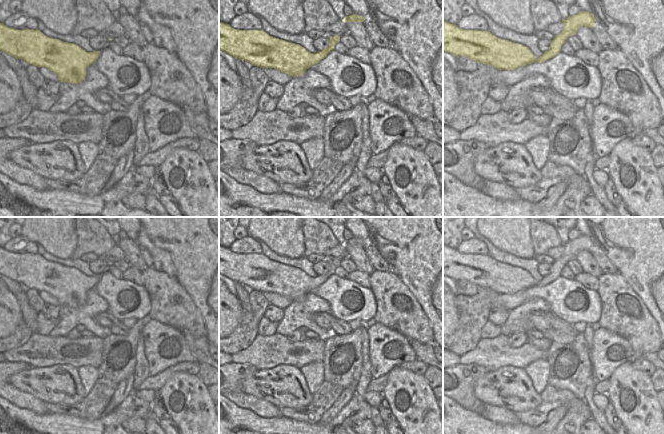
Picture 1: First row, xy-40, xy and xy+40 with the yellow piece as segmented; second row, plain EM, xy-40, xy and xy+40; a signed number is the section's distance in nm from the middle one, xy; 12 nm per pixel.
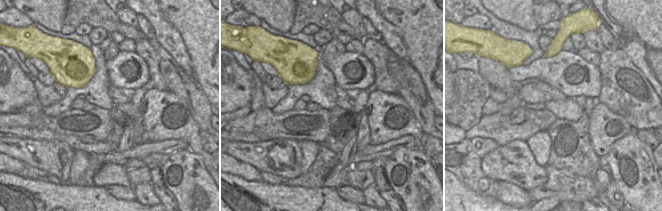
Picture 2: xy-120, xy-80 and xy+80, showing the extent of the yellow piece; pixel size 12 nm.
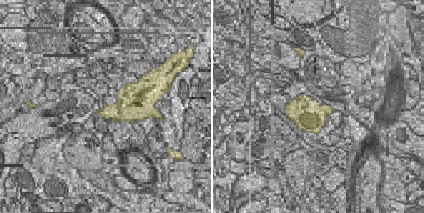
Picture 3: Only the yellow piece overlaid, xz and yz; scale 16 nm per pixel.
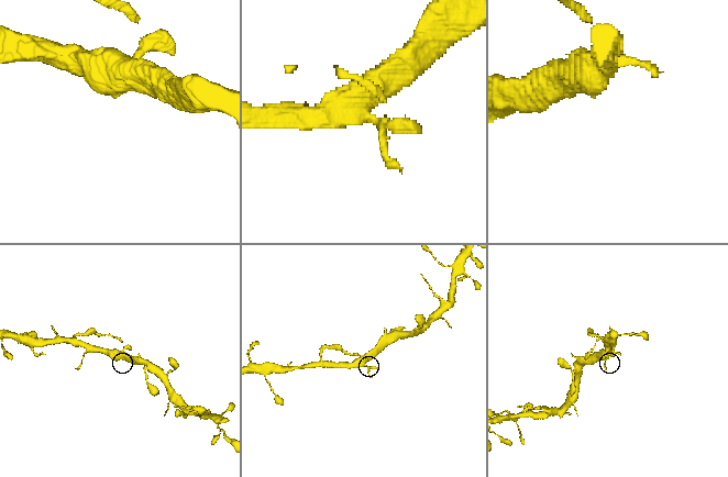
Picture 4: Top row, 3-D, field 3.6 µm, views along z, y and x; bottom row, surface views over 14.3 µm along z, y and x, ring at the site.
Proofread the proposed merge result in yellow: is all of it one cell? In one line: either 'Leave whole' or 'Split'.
Leave whole.

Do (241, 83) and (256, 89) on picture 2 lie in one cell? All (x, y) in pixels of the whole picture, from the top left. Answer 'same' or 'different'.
different

